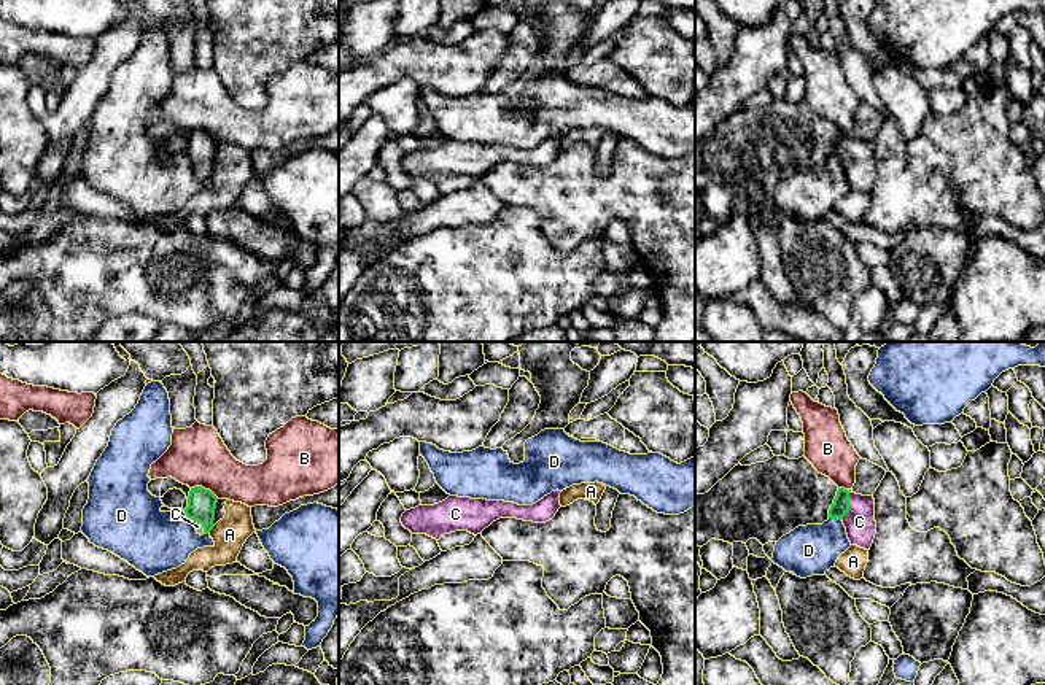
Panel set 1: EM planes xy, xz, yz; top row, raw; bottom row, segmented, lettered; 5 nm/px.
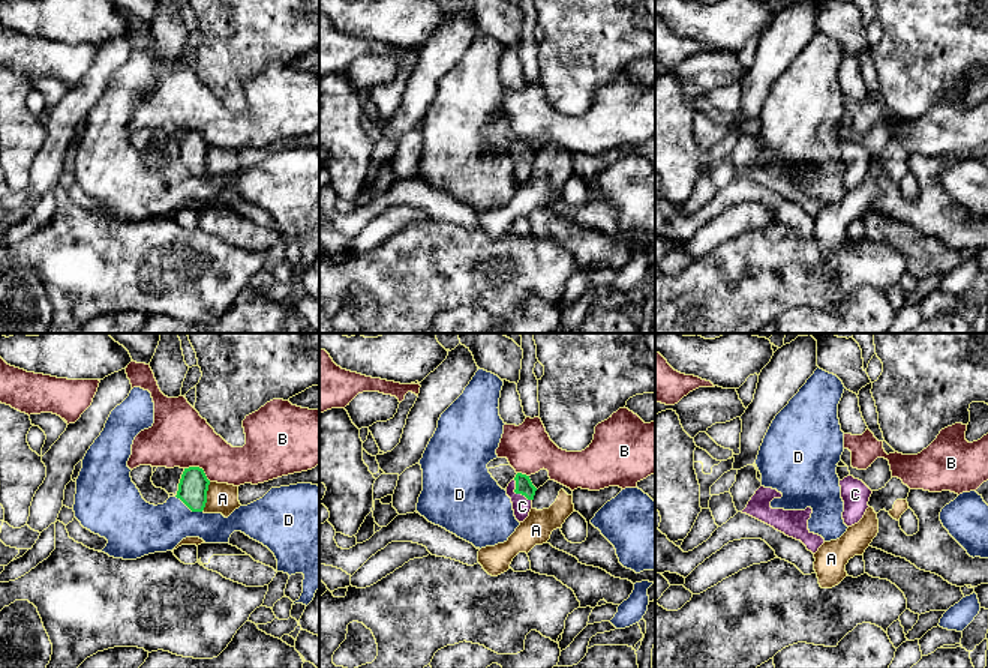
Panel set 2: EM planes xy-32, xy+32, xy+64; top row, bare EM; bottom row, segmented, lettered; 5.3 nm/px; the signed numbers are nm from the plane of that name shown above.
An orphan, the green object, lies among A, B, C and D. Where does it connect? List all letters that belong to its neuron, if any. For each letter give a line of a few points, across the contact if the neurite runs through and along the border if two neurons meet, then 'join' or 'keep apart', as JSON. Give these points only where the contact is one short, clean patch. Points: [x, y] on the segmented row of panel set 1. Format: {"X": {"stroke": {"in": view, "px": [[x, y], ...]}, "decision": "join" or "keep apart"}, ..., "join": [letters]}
{"A": {"decision": "keep apart"}, "B": {"decision": "keep apart"}, "C": {"stroke": {"in": "yz", "px": [[840, 507], [848, 507], [859, 522]]}, "decision": "join"}, "D": {"stroke": {"in": "yz", "px": [[829, 517], [840, 520]]}, "decision": "keep apart"}, "join": ["C"]}

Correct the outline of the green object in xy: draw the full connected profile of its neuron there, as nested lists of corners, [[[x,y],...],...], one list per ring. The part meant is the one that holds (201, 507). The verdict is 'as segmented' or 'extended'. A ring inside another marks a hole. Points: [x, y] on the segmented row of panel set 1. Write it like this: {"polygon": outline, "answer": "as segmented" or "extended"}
{"polygon": [[[194,486],[188,496],[186,517],[192,521],[197,534],[208,534],[213,529],[218,497],[202,486]]], "answer": "extended"}

